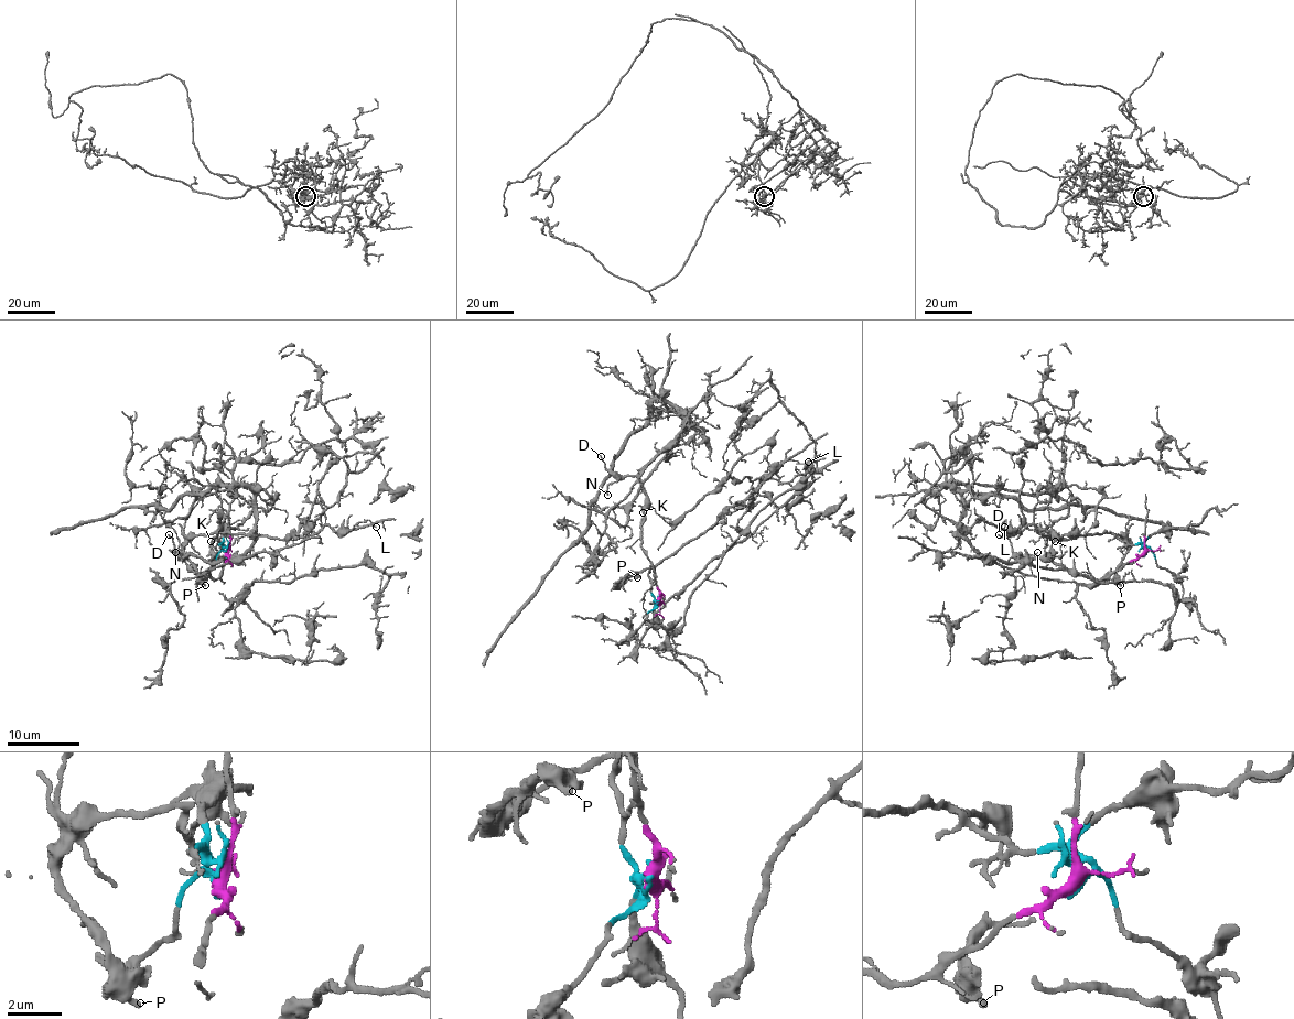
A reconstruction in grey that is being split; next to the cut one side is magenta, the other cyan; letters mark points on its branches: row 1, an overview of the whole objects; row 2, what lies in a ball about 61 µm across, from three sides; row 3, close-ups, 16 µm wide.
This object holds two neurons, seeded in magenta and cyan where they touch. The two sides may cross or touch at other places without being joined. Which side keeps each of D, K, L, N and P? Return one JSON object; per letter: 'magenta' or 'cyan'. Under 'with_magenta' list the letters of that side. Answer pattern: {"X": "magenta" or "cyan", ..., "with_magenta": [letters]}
{"D": "magenta", "K": "magenta", "L": "cyan", "N": "magenta", "P": "cyan", "with_magenta": ["D", "K", "N"]}

